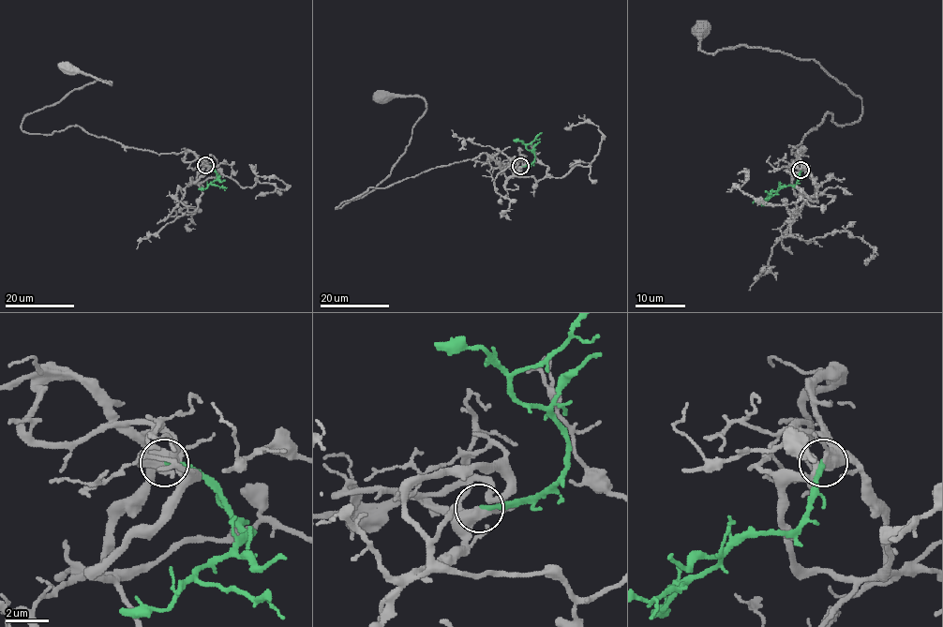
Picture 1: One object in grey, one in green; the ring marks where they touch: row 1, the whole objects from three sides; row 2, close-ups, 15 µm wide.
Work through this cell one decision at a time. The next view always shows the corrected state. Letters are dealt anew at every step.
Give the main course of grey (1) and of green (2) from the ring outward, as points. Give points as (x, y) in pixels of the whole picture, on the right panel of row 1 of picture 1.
1: (800, 170), (793, 148), (829, 112), (857, 122), (860, 97), (812, 59), (709, 52), (699, 29)
2: (800, 170), (793, 186), (785, 186), (775, 194), (753, 201)

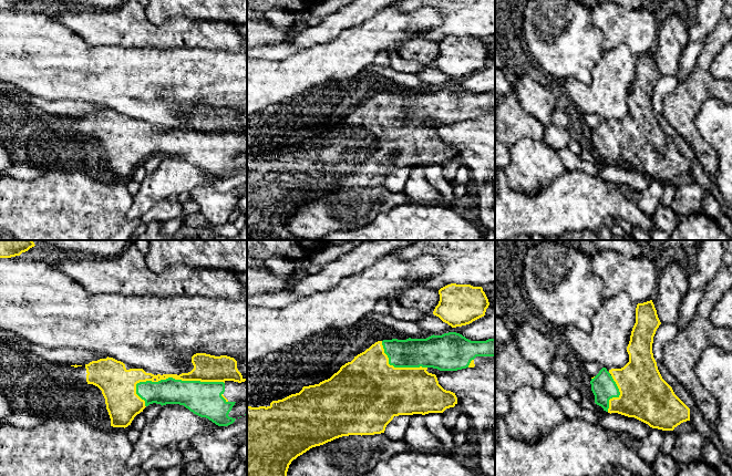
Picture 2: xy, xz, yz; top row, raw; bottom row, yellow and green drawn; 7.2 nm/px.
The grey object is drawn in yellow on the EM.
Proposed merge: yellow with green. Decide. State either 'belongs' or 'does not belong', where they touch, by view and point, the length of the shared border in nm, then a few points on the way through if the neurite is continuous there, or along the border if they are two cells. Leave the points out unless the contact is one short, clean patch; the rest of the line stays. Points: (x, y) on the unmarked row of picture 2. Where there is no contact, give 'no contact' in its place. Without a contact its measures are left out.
belongs; meets yellow in xy at (175, 131); contact 650 nm long

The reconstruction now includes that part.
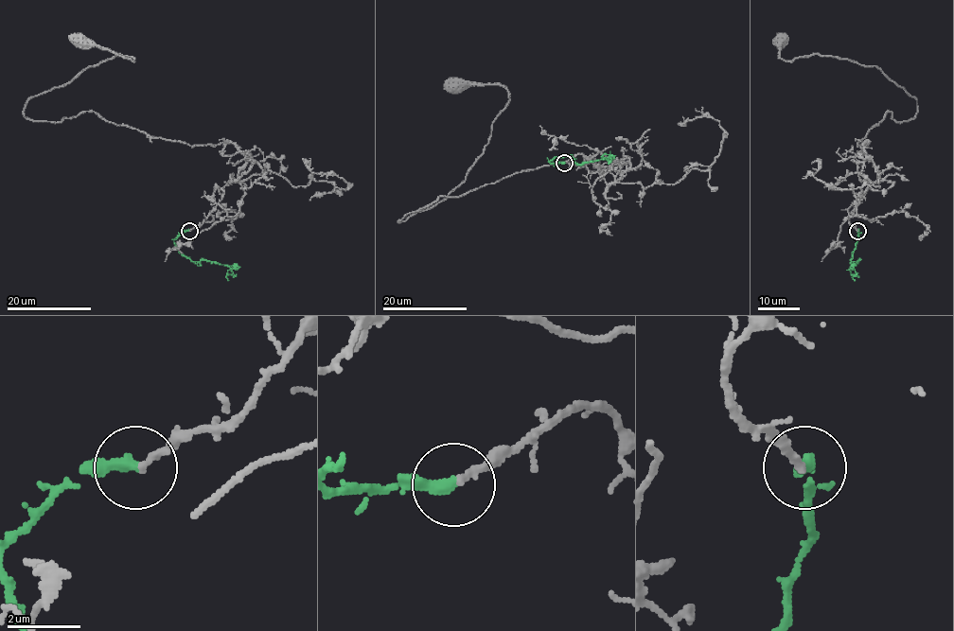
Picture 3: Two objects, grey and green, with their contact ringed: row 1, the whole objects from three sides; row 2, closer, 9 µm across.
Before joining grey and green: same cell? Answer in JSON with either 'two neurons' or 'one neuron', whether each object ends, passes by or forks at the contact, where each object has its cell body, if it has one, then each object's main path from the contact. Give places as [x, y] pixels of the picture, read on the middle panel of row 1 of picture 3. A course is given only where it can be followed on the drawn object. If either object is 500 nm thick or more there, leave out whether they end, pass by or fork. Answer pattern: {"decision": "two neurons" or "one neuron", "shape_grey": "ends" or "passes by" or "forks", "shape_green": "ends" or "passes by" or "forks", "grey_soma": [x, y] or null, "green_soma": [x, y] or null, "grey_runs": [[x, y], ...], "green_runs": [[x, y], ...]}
{"decision": "one neuron", "shape_grey": "ends", "shape_green": "ends", "grey_soma": [454, 85], "green_soma": null, "grey_runs": [[565, 163], [580, 153], [621, 177], [527, 169], [398, 221], [465, 180], [509, 99], [453, 83]], "green_runs": [[565, 163], [550, 161], [568, 156], [578, 164], [605, 158], [608, 161], [602, 156], [604, 160]]}

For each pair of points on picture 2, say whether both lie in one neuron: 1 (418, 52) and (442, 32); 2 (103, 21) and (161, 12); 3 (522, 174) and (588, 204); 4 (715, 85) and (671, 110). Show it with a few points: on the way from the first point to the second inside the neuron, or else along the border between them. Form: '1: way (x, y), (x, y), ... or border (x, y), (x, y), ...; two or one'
1: border (421, 35), (437, 43); two
2: border (144, 11), (155, 24), (172, 17); two
3: border (567, 171), (539, 190), (522, 192); two
4: way (704, 86), (699, 86), (682, 103); one

